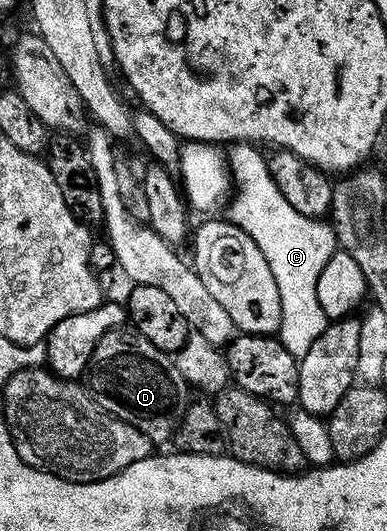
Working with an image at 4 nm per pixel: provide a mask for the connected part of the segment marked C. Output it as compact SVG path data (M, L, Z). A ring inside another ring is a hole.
M234 142L229 148L228 169L234 187L234 201L230 204L228 219L231 224L245 230L252 242L260 246L264 258L268 258L272 278L276 278L276 286L282 295L281 341L290 356L300 358L308 354L308 346L320 338L328 323L316 294L316 284L325 263L336 251L334 229L329 223L308 218L300 214L300 210L292 210L292 206L284 202L284 194L280 194L270 176L267 159L262 158L255 145Z

